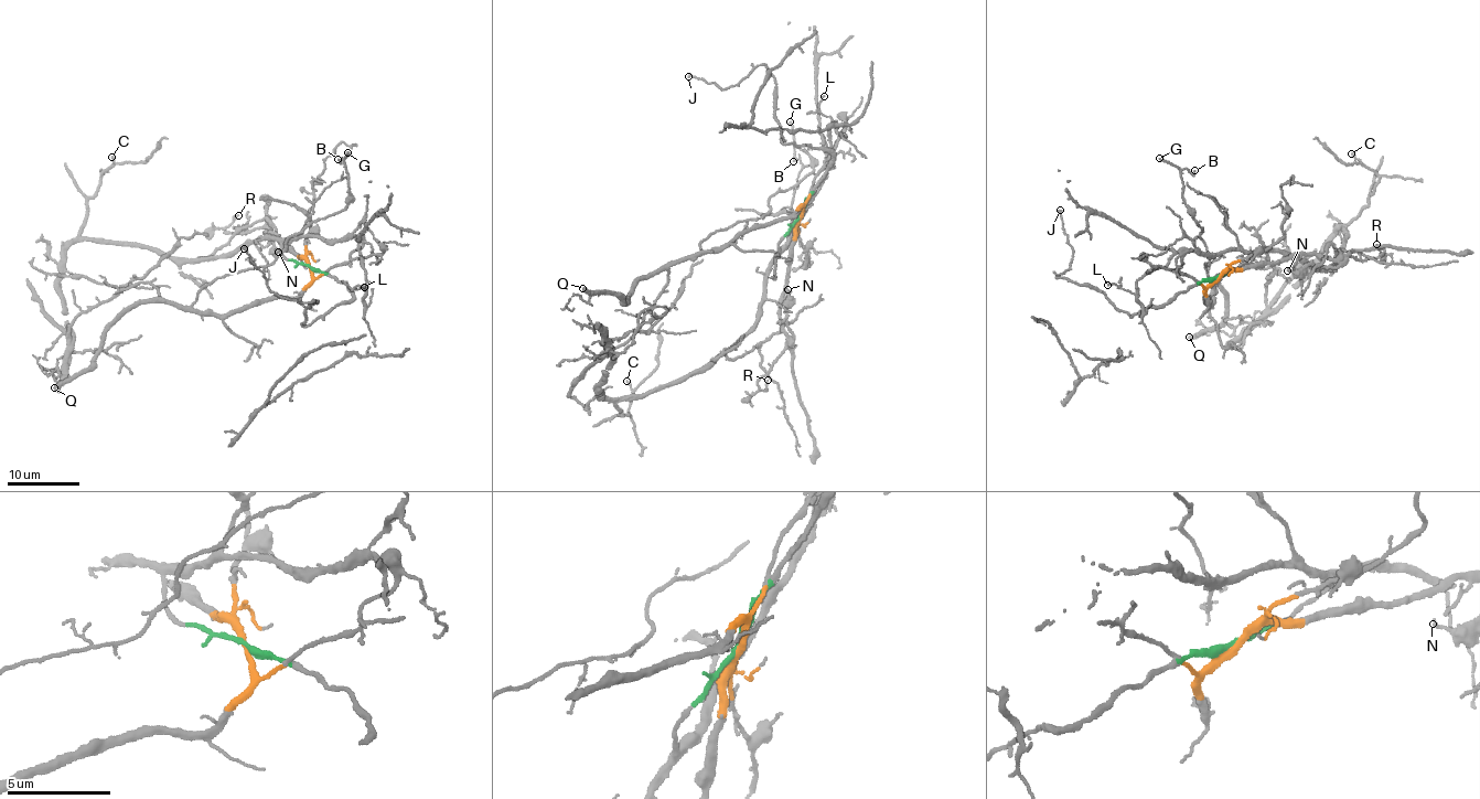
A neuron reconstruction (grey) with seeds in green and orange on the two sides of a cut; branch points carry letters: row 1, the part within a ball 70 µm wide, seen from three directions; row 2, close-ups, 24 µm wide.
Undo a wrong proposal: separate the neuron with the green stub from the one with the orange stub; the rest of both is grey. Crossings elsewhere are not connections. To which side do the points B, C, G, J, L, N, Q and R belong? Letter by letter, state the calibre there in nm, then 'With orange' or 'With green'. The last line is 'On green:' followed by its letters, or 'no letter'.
B: Thickness 110 nm. With orange
C: Thickness 140 nm. With green
G: Thickness 170 nm. With orange
J: Thickness 140 nm. With green
L: Thickness 90 nm. With green
N: Thickness 100 nm. With orange
Q: Thickness 400 nm. With orange
R: Thickness 110 nm. With orange
On green: C, J, L

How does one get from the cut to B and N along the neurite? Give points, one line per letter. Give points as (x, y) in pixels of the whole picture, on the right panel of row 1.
B: (1218, 277), (1205, 291), (1209, 305), (1210, 255), (1180, 171), (1196, 170)
N: (1218, 277), (1228, 270), (1279, 263), (1295, 254), (1325, 255), (1339, 264), (1332, 267), (1306, 264), (1287, 270)

